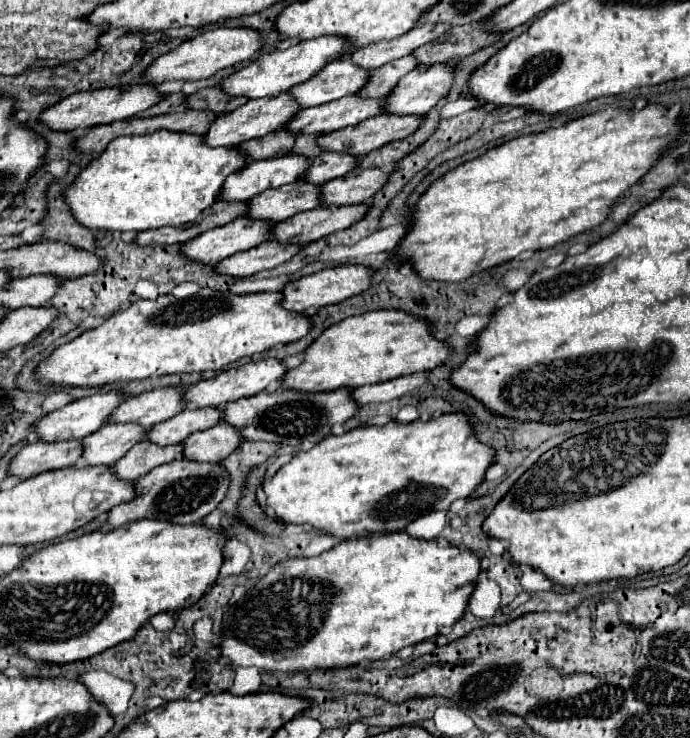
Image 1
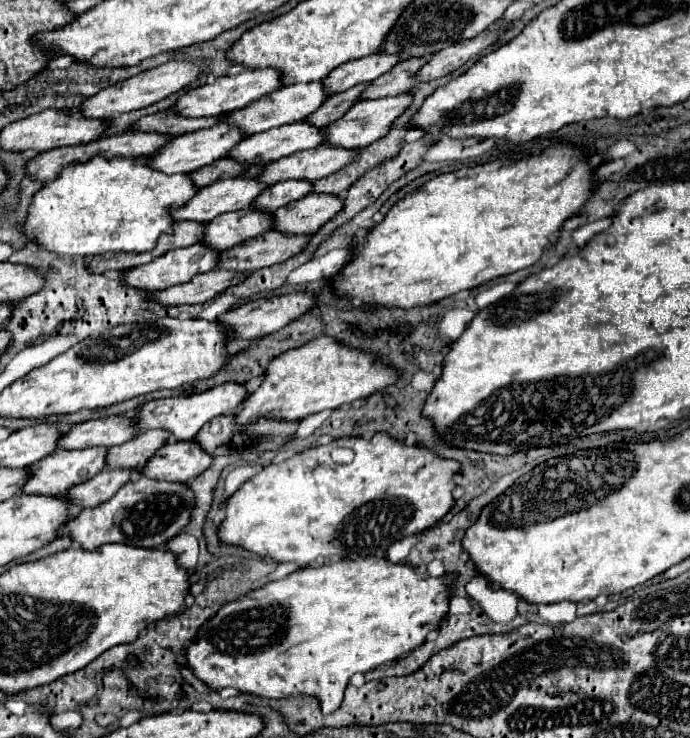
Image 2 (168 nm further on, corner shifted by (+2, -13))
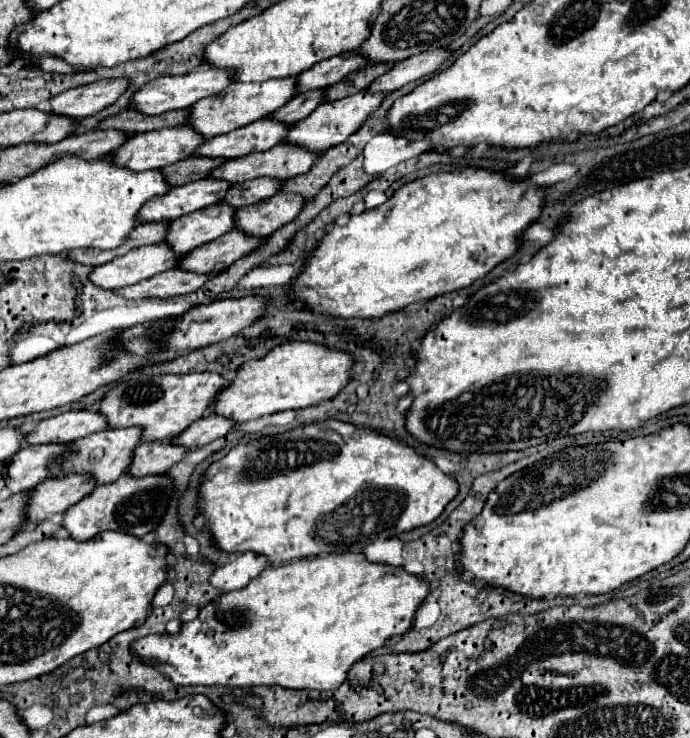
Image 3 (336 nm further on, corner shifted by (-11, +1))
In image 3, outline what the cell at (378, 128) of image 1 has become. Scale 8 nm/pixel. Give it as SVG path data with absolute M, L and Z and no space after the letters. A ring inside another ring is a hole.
M279 144L265 152L253 152L243 158L225 160L221 166L211 170L209 178L225 180L231 184L247 182L253 178L279 178L289 180L299 174L309 172L311 164L319 154L309 150L299 150L297 146Z

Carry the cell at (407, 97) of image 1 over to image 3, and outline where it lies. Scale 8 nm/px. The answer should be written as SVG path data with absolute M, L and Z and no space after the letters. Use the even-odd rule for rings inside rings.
M359 92L335 102L327 102L327 104L319 104L307 118L303 118L301 122L291 124L287 136L283 138L285 144L295 144L299 148L311 150L311 152L323 152L329 146L337 146L341 144L345 138L349 138L355 130L359 130L359 126L365 122L365 118L379 108L379 104L383 102L385 94L367 94L367 92Z

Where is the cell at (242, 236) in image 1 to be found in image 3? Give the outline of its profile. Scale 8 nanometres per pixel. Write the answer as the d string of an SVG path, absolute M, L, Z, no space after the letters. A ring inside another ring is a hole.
M163 242L139 246L137 250L129 250L123 256L115 256L111 262L95 266L89 274L89 280L99 288L115 290L171 270L175 268L175 262L179 262L179 258L181 254L171 254L171 250L163 246Z

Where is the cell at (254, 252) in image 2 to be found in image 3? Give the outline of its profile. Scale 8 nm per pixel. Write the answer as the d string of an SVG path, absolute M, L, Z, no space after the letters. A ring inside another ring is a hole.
M231 230L223 236L219 236L213 242L207 242L191 252L187 252L177 268L179 270L191 270L197 274L217 274L223 272L231 262L239 260L243 254L249 254L255 246L263 242L261 238L251 238L239 230Z

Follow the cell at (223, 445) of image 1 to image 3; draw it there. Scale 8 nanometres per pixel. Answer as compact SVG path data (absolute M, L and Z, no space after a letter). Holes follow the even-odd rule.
M169 440L165 442L141 442L131 456L129 474L133 476L149 476L149 474L165 474L171 464L179 462L189 450L181 446L173 446Z

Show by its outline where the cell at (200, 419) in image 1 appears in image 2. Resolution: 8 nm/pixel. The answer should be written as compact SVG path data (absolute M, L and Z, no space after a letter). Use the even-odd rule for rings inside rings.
M164 430L140 432L134 440L108 450L108 468L142 468L168 440L170 432Z

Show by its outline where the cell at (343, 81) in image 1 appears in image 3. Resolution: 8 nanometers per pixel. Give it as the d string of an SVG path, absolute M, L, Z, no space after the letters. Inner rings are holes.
M279 78L279 80L267 80L267 82L249 82L249 84L241 84L241 82L233 82L229 84L225 90L221 90L219 94L213 94L209 98L201 98L199 102L195 102L195 106L189 108L189 120L187 126L191 126L195 132L199 132L203 138L213 138L213 136L221 136L227 134L235 128L247 126L255 120L265 118L267 114L271 114L271 110L277 110L279 106L283 106L283 102L289 102L295 96L295 78Z

